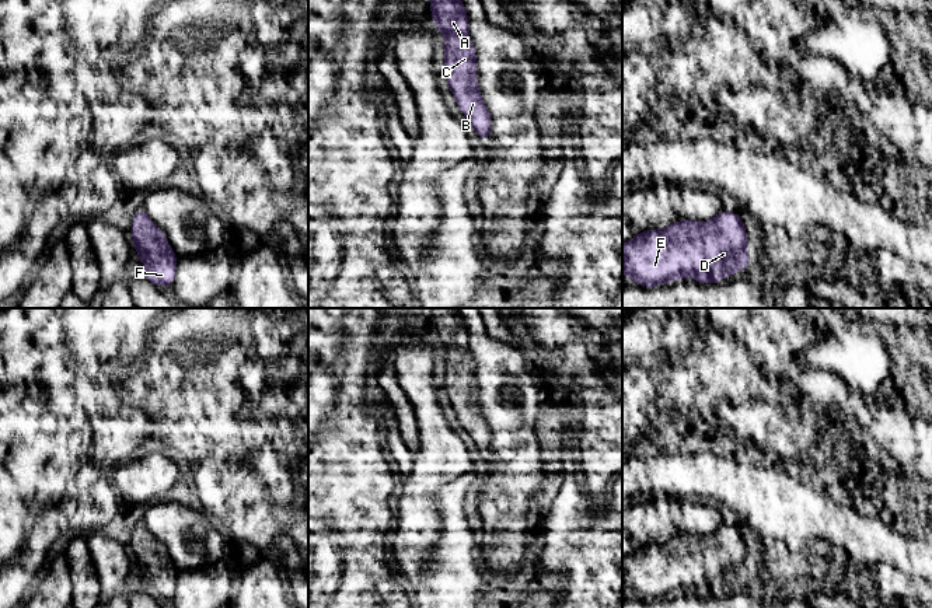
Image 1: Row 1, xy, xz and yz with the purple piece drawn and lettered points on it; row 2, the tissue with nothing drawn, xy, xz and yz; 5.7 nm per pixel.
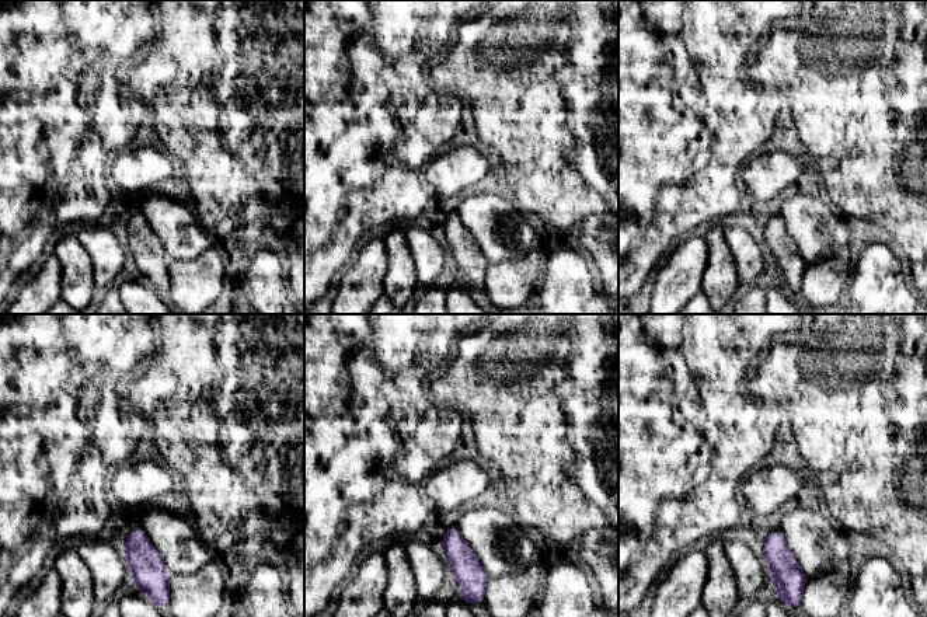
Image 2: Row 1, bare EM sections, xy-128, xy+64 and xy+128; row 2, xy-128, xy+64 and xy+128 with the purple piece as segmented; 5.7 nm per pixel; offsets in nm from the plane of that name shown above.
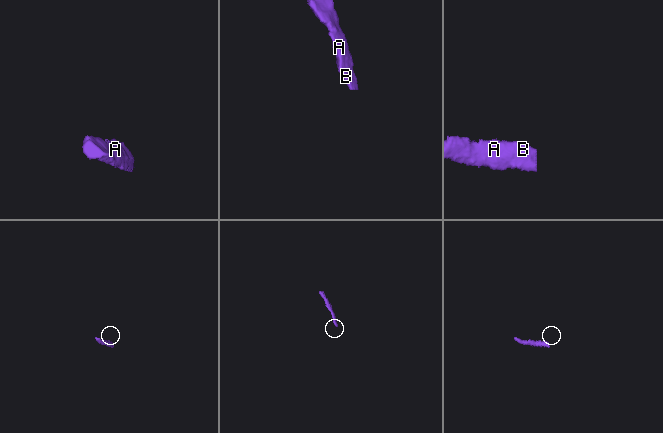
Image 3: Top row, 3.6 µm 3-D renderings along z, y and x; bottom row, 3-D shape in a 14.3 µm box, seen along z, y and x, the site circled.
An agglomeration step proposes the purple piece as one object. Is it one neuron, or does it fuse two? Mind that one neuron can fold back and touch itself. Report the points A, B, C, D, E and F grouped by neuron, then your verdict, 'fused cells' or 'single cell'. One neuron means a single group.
A B C D E F | single cell

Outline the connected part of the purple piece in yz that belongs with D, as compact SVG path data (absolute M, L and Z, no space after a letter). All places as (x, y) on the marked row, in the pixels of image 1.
M722 210L704 224L674 221L666 230L647 230L622 245L622 273L645 287L692 275L702 284L750 265L747 233L740 214Z

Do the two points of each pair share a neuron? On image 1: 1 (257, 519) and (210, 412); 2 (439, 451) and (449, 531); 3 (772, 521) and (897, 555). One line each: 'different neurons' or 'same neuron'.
1: same neuron
2: different neurons
3: same neuron

